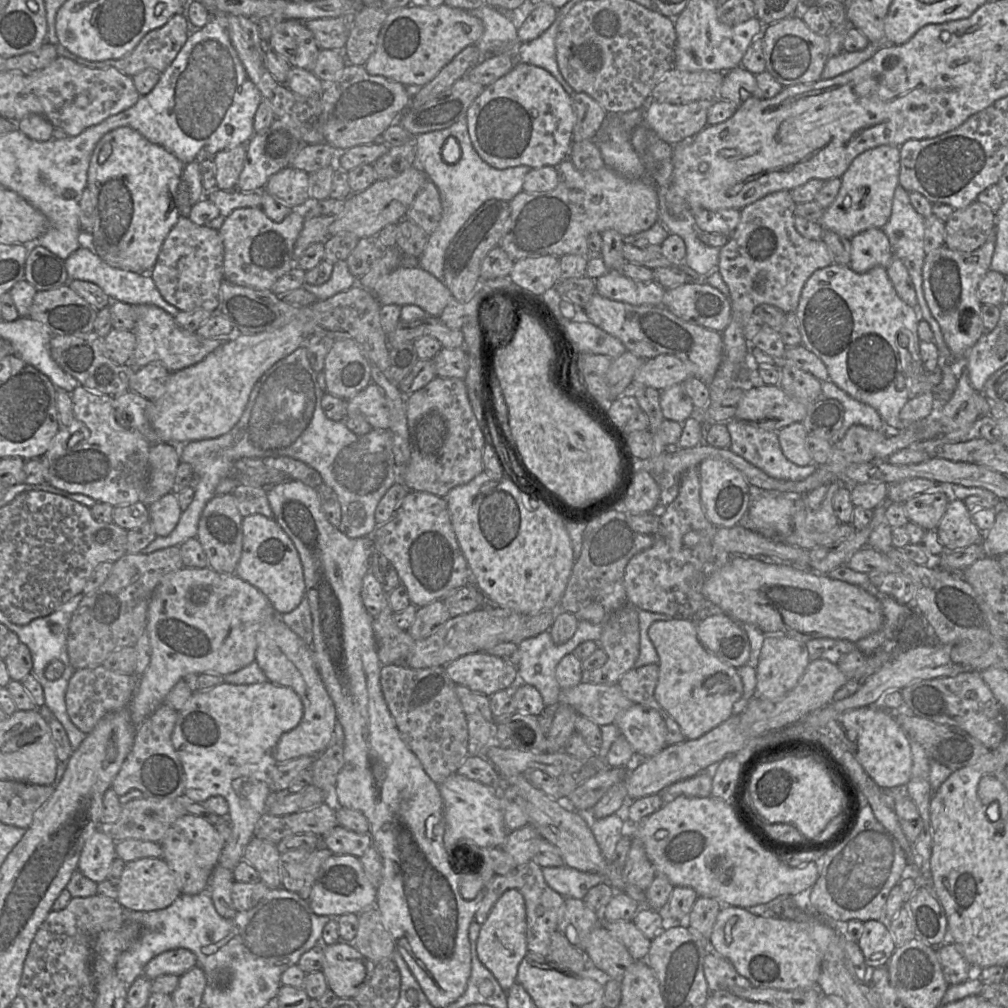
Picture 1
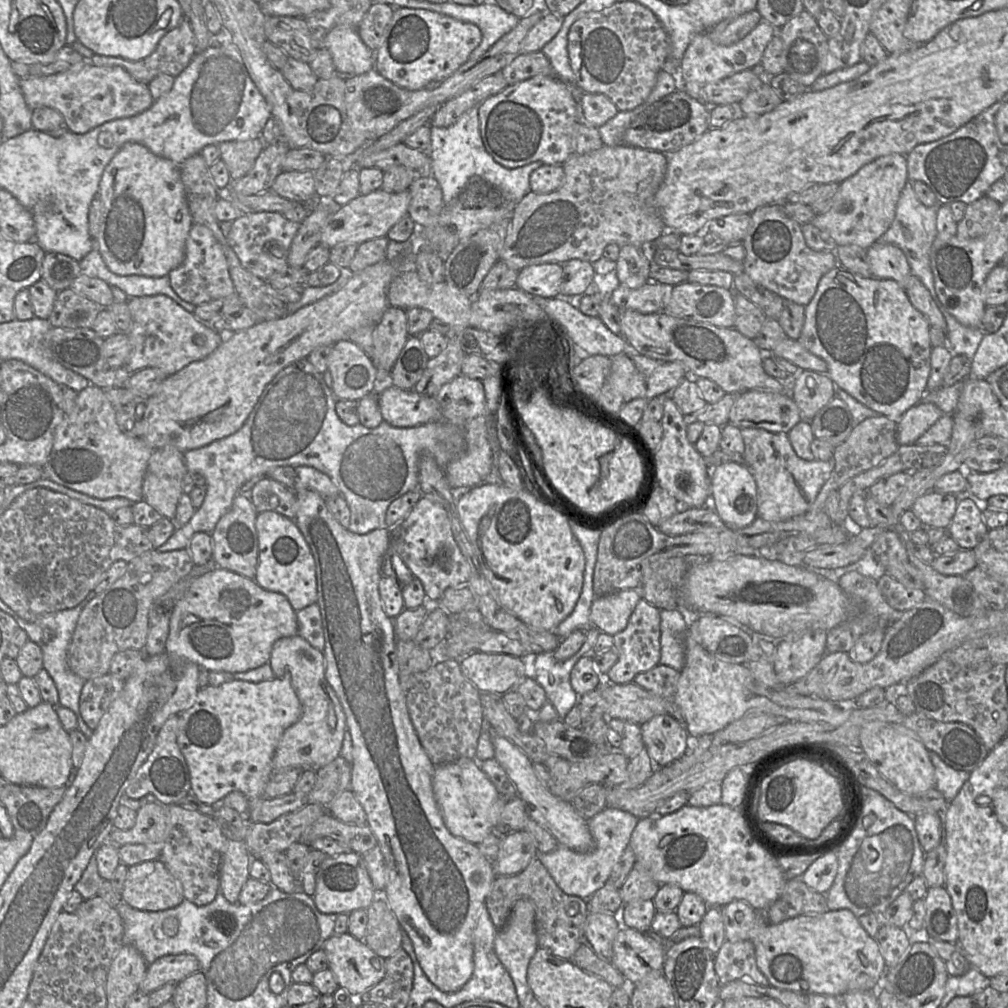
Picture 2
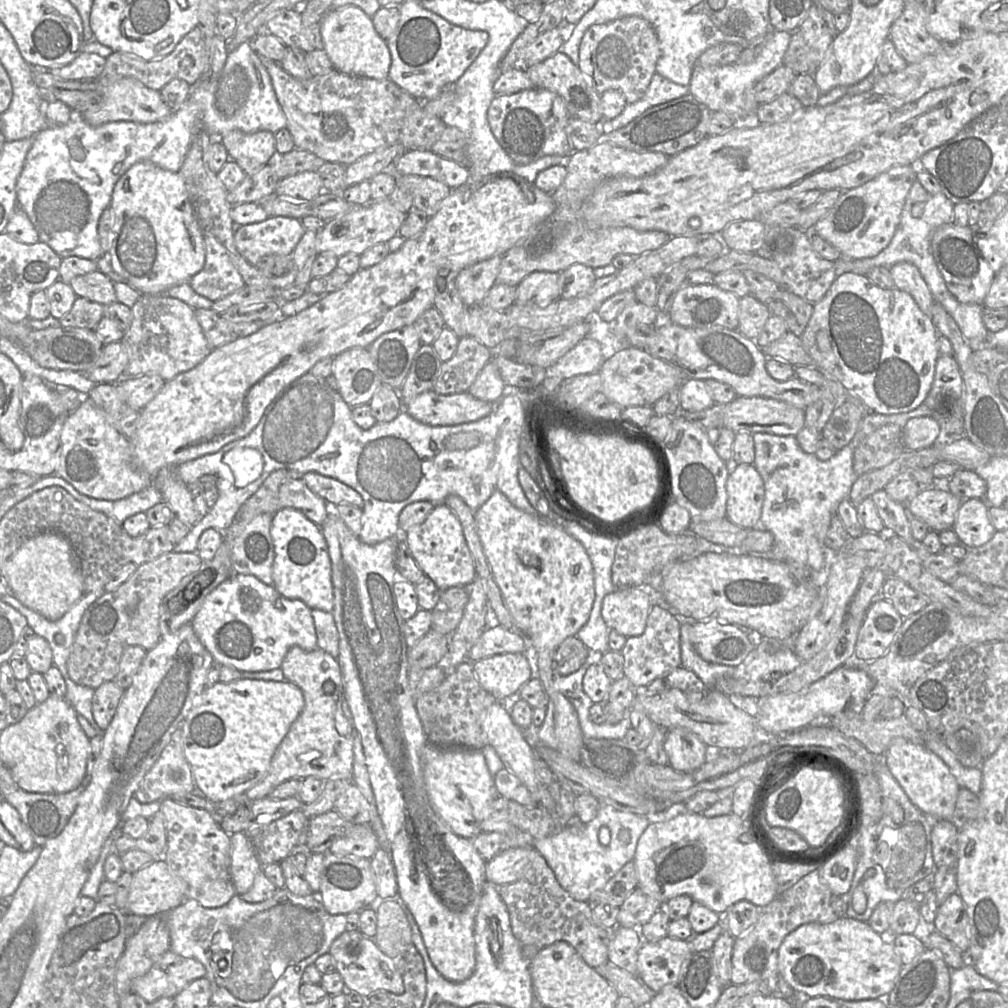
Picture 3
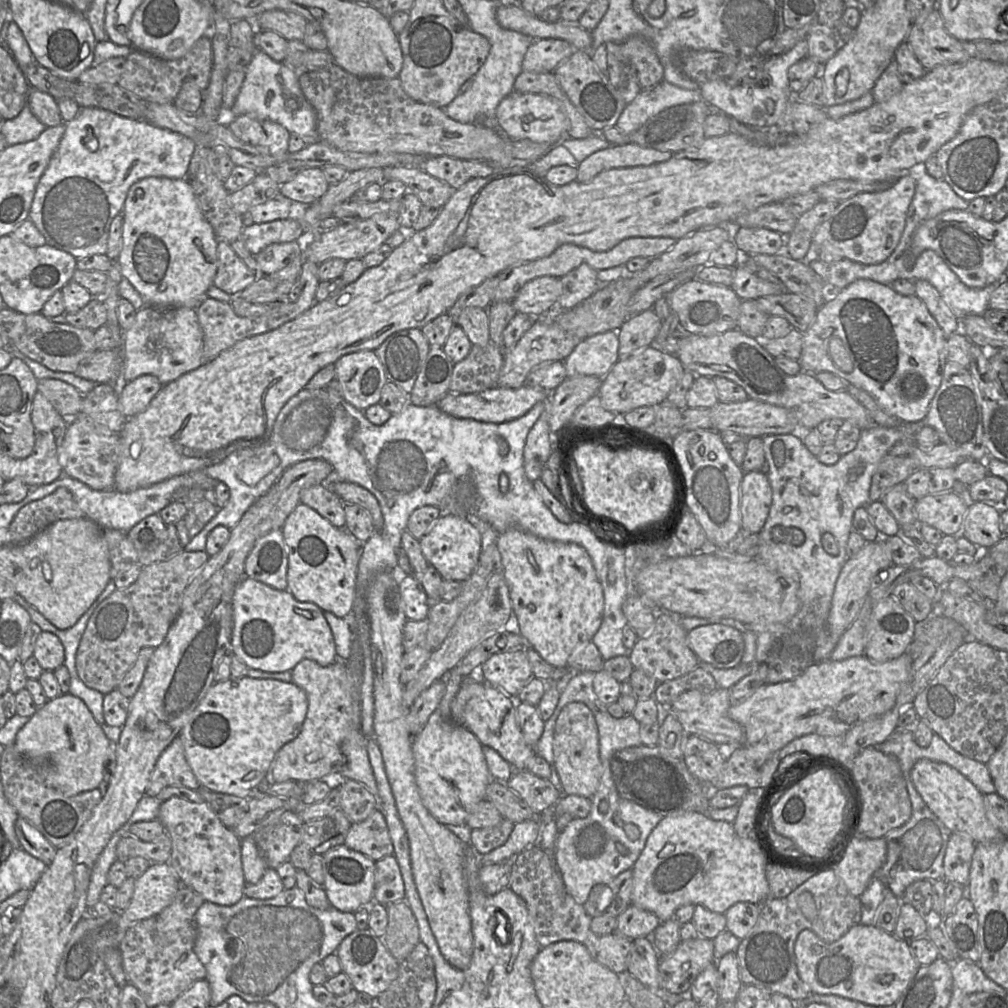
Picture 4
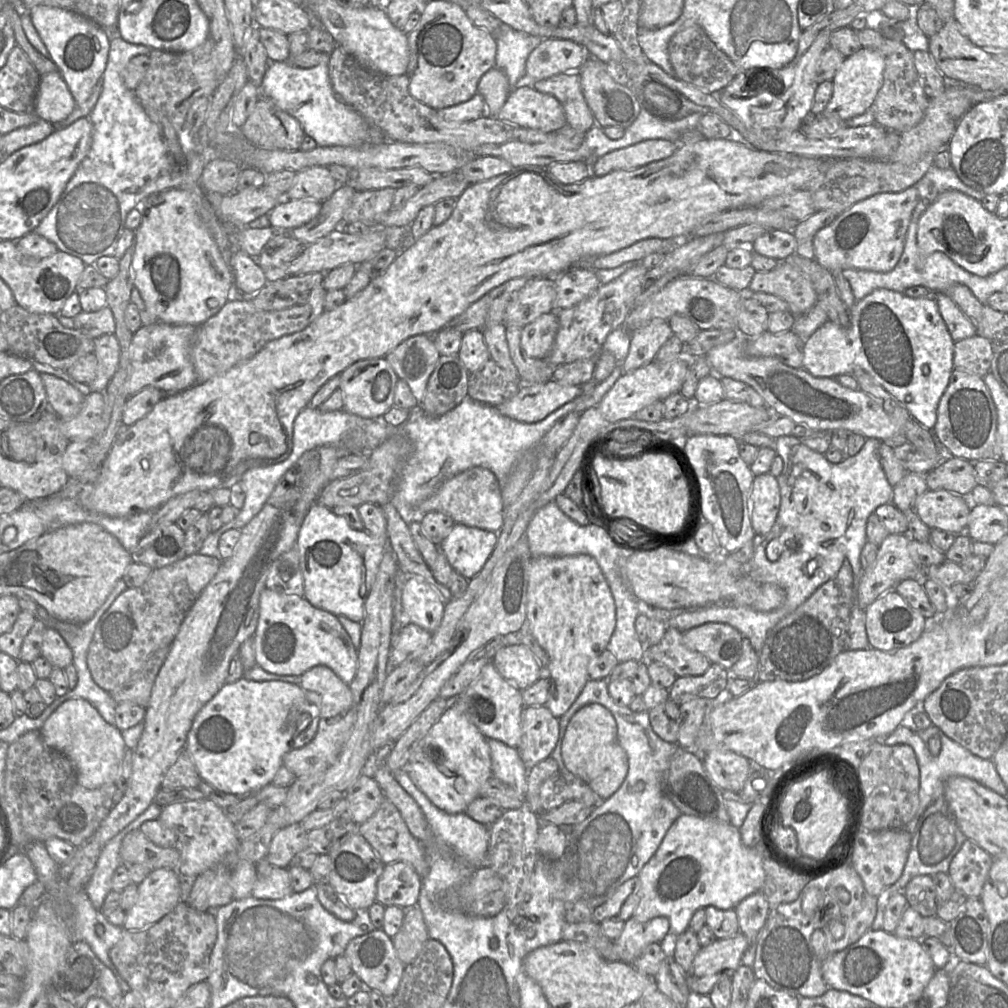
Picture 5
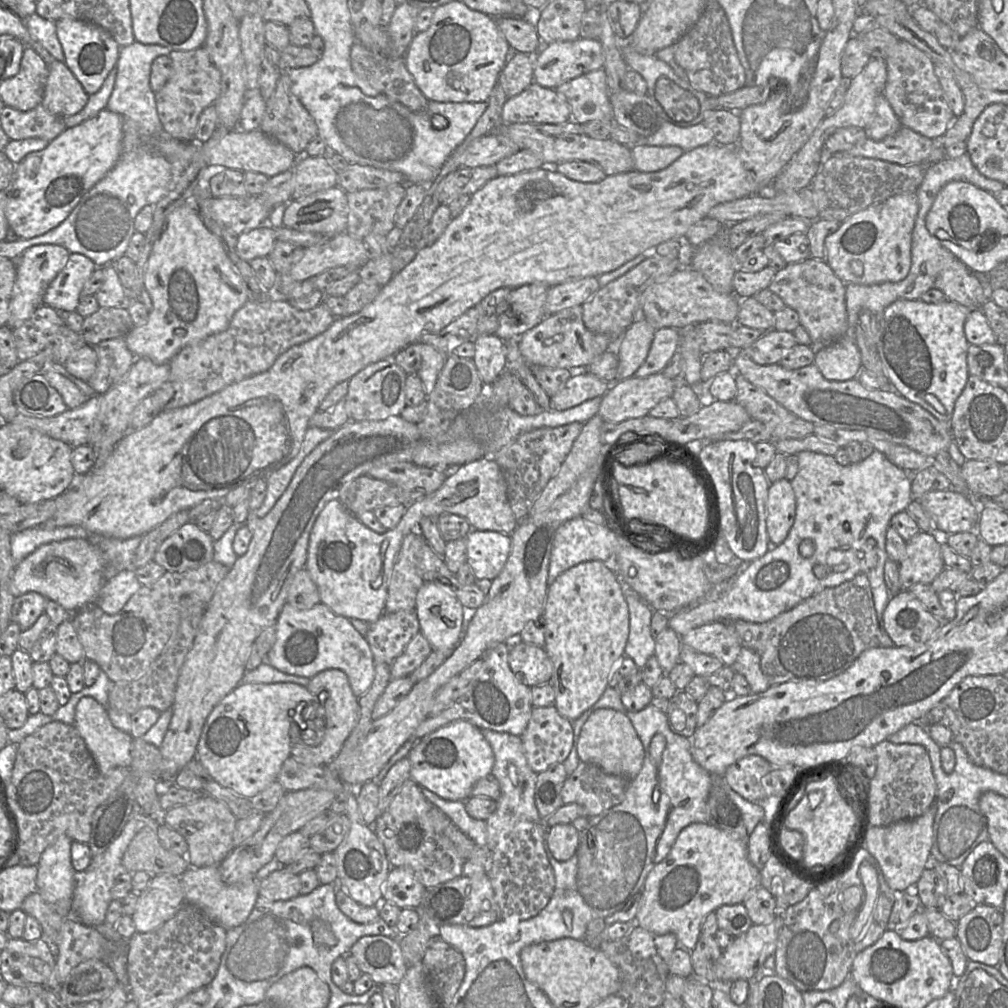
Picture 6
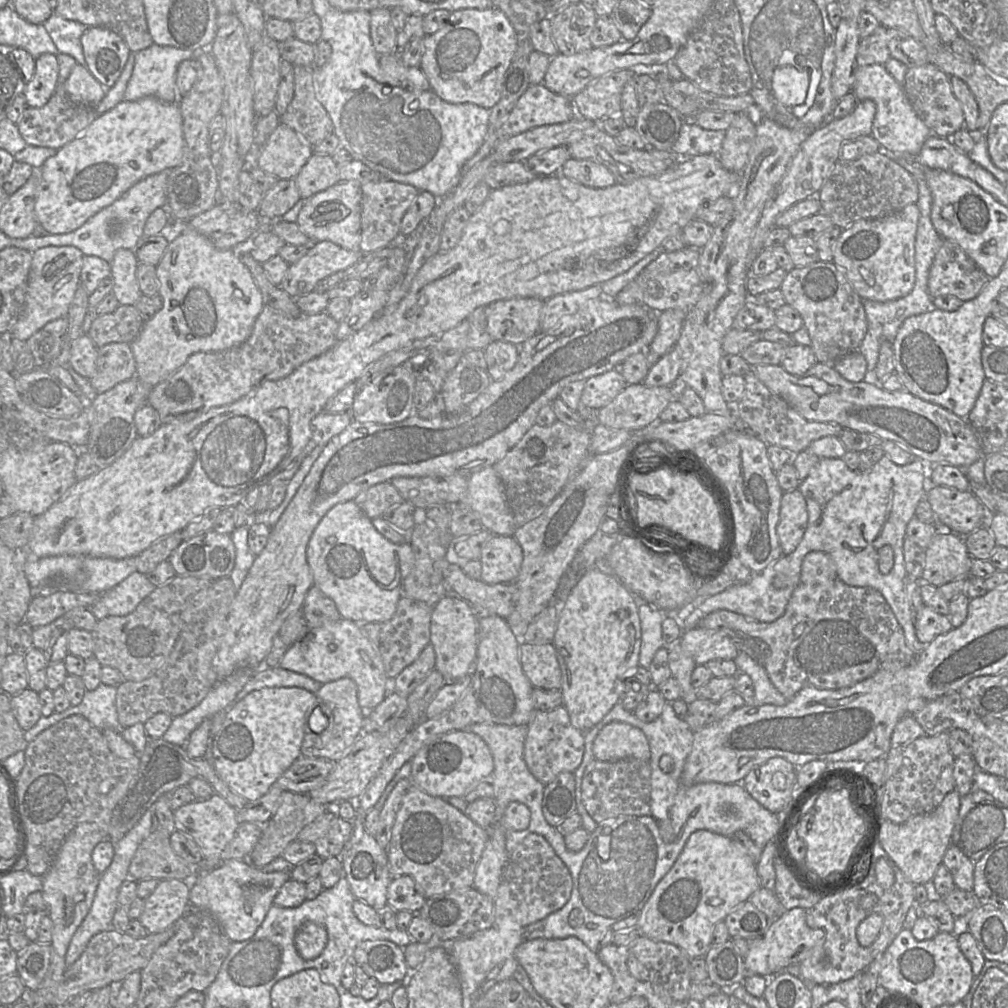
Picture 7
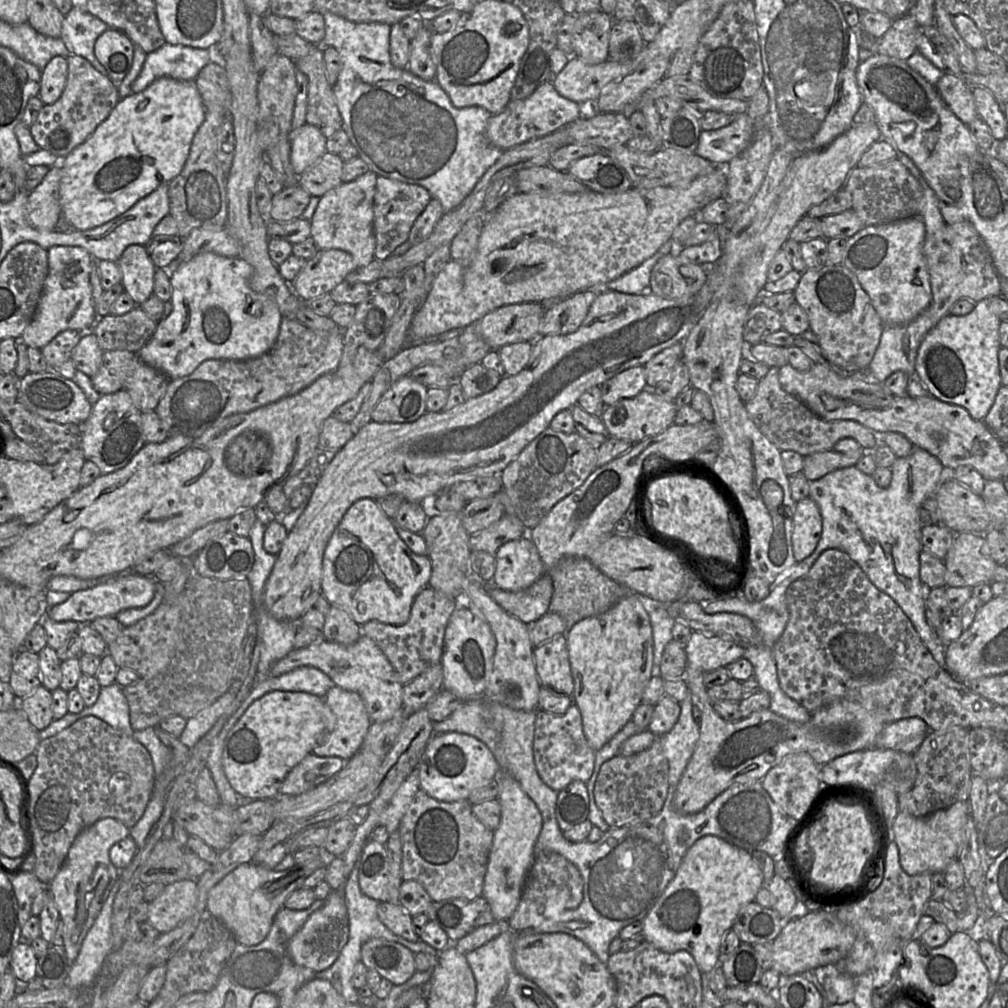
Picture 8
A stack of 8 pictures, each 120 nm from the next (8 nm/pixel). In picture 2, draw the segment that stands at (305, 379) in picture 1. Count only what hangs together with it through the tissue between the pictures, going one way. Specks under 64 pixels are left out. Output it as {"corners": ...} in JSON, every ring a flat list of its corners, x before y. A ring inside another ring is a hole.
{"corners":[[308,358,300,359,282,369,266,385,249,417,237,432,183,453,187,470,201,473,206,478,206,496,189,522,177,528,157,550,166,552,187,549,194,534,211,533,220,518,230,510,239,492,249,498,252,485,258,479,267,477,274,468,281,466,309,466,326,474,349,506,350,524,347,529,351,532,363,535,386,528,385,517,389,505,407,492,418,489,418,461,422,452,430,453,439,467,444,468,450,461,460,457,466,449,463,431,450,423,433,422,405,428,392,426,385,421,376,428,366,428,361,424,346,425,336,413,337,400,326,385,323,374,316,370]]}

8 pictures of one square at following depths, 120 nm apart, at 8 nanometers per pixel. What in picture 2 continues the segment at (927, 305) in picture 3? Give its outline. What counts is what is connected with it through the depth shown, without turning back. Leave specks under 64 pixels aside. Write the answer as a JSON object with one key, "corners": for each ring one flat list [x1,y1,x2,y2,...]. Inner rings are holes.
{"corners":[[876,242,866,250,866,253,873,277,895,280,903,289,905,288,905,280,912,271,900,248,892,244]]}

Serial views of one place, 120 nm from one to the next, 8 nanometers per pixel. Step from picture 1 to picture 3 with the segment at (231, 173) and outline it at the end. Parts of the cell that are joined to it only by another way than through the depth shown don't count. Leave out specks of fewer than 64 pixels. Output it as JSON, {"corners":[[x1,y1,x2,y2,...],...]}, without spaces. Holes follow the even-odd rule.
{"corners":[[231,130,219,136,230,160,235,161,246,174,253,174,277,157,275,135,269,131,244,133]]}

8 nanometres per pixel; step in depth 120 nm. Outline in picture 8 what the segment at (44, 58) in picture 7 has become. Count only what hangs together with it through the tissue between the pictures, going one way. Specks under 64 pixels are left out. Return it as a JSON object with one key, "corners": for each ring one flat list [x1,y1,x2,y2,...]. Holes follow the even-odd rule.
{"corners":[[55,56,41,71,38,97,45,105,55,103,63,93,68,74,67,57]]}

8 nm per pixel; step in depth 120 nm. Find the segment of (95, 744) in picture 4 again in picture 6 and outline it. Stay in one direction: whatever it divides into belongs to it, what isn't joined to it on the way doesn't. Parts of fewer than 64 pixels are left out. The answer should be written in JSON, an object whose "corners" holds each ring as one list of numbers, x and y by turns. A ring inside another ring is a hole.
{"corners":[[83,697,75,708,74,727,84,739,101,773,116,767,128,767,131,763,133,737,116,728,110,721,107,710,91,697]]}

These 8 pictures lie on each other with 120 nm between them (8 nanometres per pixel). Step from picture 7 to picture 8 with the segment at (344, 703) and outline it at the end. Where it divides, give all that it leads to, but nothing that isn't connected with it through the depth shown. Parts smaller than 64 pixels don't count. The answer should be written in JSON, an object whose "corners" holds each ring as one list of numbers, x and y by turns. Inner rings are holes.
{"corners":[[336,685,328,690,323,699,334,714,336,722,330,734,322,737,312,753,319,757,340,757,347,761,360,750,372,723,366,705,357,692,346,690]]}

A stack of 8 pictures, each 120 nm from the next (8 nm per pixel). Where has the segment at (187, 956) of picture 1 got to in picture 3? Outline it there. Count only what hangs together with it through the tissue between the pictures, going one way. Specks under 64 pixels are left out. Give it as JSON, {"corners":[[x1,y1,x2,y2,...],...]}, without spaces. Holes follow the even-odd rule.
{"corners":[[169,949,146,974,133,980,131,990,150,1004,162,997,174,998,192,981,205,975,201,962]]}

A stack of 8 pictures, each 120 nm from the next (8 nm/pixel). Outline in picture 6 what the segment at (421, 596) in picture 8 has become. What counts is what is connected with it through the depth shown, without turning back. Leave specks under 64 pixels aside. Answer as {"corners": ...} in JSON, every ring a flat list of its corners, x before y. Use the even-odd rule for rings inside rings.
{"corners":[[415,610,384,613,368,626,367,641,374,661,391,665,420,631]]}

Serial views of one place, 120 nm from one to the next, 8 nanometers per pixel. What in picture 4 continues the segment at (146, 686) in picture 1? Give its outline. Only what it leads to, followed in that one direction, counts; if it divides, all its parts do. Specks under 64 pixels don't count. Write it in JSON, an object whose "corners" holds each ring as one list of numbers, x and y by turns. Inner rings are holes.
{"corners":[[243,578,234,590,232,606,230,653,239,657,248,668,286,672,303,659,313,660,321,666,338,660,331,628,317,605,299,602,288,591,279,591,253,579]]}

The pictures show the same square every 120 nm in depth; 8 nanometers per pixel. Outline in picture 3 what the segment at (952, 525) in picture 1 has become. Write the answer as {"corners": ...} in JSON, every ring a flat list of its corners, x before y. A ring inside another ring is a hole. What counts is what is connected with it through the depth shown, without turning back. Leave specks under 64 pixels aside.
{"corners":[[984,499,962,500,952,530,968,549,987,543,996,532,989,517,989,505]]}

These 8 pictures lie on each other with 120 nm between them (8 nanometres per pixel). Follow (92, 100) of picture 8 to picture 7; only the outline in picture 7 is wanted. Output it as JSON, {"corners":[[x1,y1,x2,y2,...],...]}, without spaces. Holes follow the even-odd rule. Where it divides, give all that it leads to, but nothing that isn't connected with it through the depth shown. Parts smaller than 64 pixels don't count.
{"corners":[[68,54,56,55,59,64,59,77,56,89,42,107,27,107,16,122,19,132,28,145,60,149,77,138,97,117,95,106,85,106,72,102,65,91,65,81,77,64]]}

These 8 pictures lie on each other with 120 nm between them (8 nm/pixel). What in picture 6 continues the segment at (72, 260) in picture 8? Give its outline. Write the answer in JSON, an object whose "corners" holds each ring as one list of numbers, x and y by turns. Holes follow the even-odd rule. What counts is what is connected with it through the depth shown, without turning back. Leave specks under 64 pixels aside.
{"corners":[[36,244,27,248,17,260,17,277,13,287,10,314,7,326,16,328,28,320,34,312,42,305,44,294,57,276,65,267,70,252,63,246,57,244]]}

